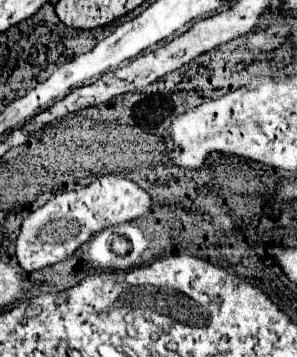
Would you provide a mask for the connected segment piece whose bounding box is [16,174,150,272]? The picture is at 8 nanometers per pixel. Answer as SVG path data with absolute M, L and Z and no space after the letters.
M100 176L92 184L54 196L42 208L32 212L20 226L16 240L18 264L26 272L34 272L72 256L92 234L108 226L130 222L150 210L150 196L134 182L122 176Z

